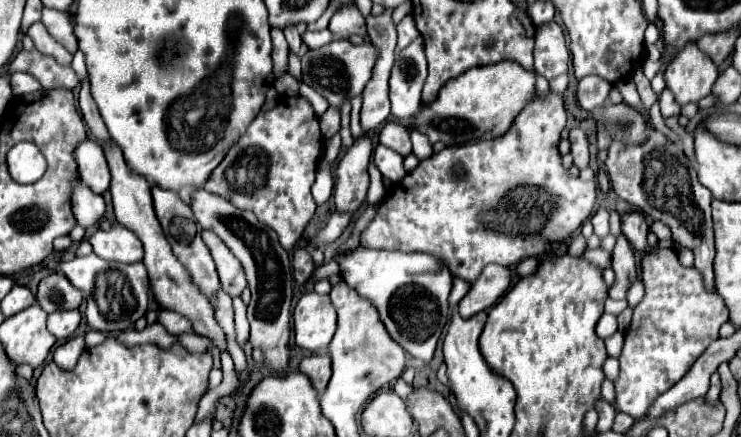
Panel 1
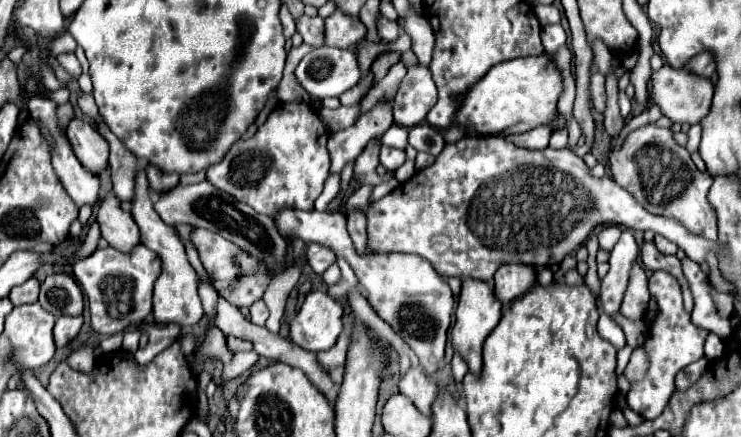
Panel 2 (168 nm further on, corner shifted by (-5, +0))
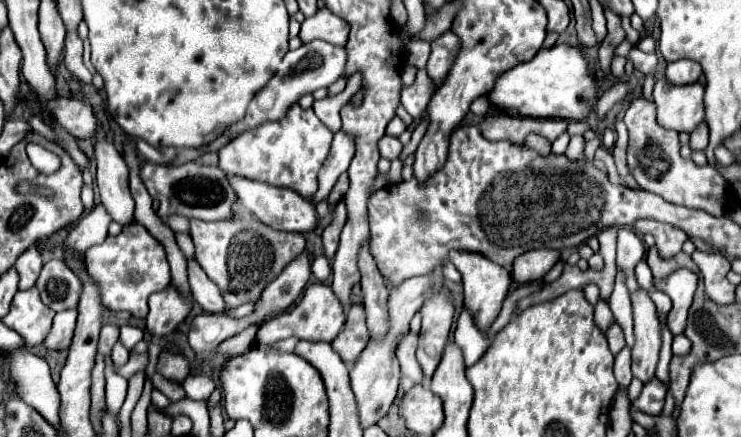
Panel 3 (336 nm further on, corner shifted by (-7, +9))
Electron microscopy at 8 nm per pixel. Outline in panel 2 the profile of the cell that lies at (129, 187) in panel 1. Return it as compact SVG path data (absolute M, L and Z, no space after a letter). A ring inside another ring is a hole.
M143 169L137 175L137 187L135 187L135 199L133 199L131 215L133 215L135 223L139 225L141 243L147 249L153 249L163 261L163 273L157 279L155 291L153 291L153 317L155 317L155 323L157 325L177 323L181 327L195 325L203 317L203 307L201 307L201 299L199 299L199 293L197 293L199 277L197 277L195 269L189 265L187 255L185 255L185 247L183 247L181 239L177 237L175 229L165 225L161 221L161 217L155 213L151 193L149 193L149 185L147 185L147 177L145 177Z

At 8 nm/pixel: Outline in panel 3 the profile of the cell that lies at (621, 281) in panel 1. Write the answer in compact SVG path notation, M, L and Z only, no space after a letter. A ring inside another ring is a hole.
M639 288L631 292L633 322L635 322L635 346L633 346L633 376L647 382L655 376L655 366L659 360L661 334L659 318L649 292Z

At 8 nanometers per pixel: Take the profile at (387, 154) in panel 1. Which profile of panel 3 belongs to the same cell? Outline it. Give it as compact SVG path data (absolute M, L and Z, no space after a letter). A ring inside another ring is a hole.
M383 136L379 140L379 152L383 158L387 160L395 160L399 154L401 154L401 148L403 144L399 142L399 138L393 138L393 136Z

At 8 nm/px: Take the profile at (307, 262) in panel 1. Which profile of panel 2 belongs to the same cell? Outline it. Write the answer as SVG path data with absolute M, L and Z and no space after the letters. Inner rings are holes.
M311 243L307 249L307 263L311 265L311 269L315 273L323 275L327 271L327 267L335 263L335 253L333 253L333 249L327 249L325 245Z

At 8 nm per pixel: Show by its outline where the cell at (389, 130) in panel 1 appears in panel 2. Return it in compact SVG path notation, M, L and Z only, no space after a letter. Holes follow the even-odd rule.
M393 123L393 125L387 129L387 133L381 137L381 143L387 145L387 147L405 149L405 147L407 147L407 129Z

